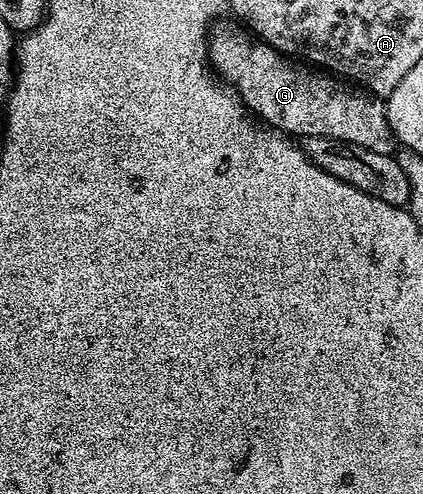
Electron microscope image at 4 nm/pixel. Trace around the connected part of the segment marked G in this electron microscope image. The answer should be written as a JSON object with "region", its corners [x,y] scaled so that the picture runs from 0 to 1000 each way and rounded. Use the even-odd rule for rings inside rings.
{"region":[[[553,43],[546,45],[532,47],[530,53],[501,51],[489,79],[494,132],[501,144],[563,190],[596,231],[619,241],[629,253],[681,275],[707,271],[709,281],[759,275],[853,291],[853,300],[882,300],[882,308],[936,310],[934,269],[927,267],[915,241],[915,209],[908,200],[889,198],[884,190],[856,178],[832,178],[818,164],[780,148],[757,146],[714,123],[681,117],[662,101],[645,99],[634,85],[605,77],[591,61]]]}

